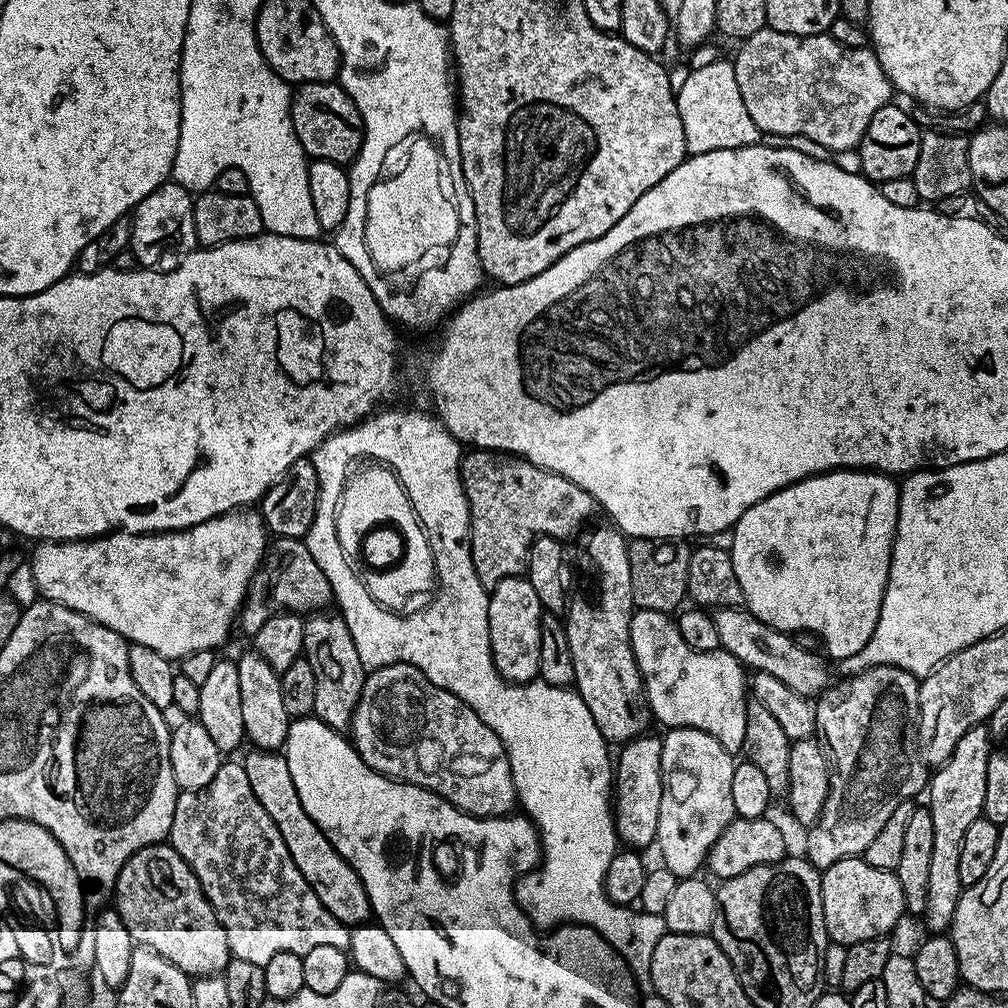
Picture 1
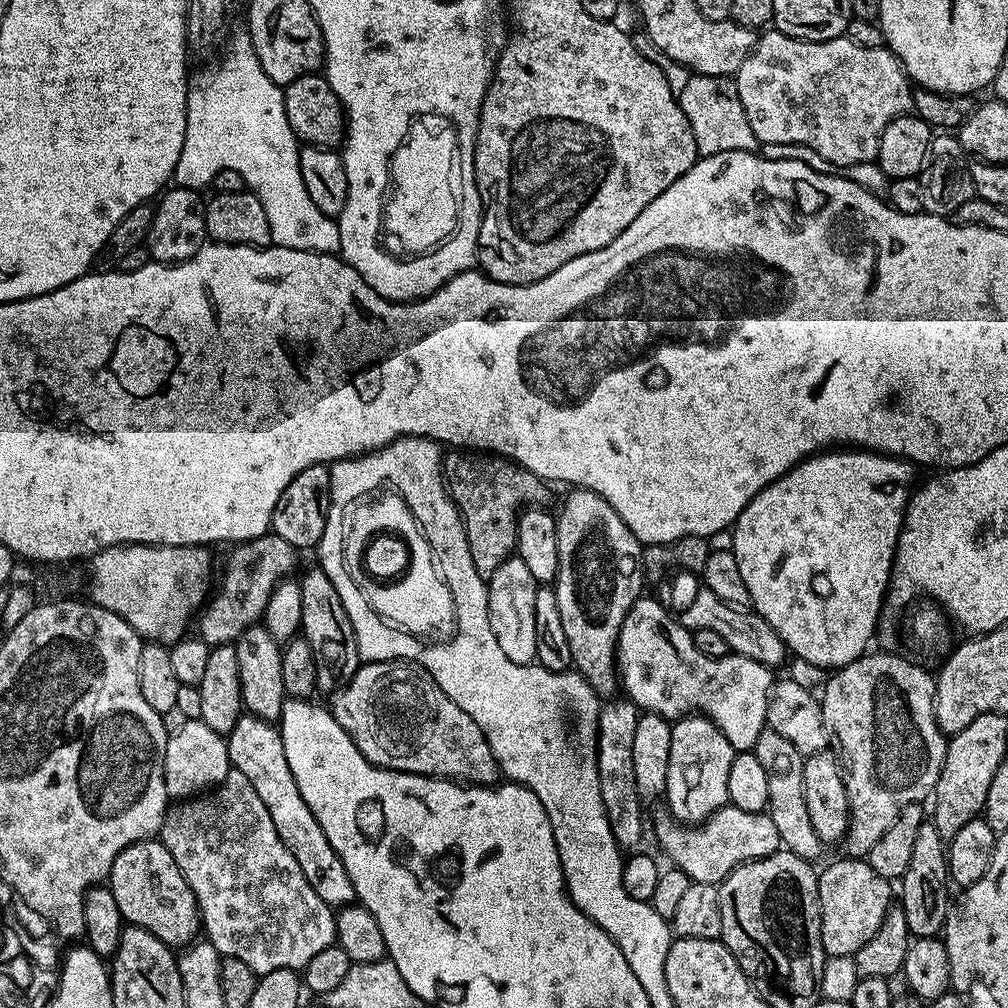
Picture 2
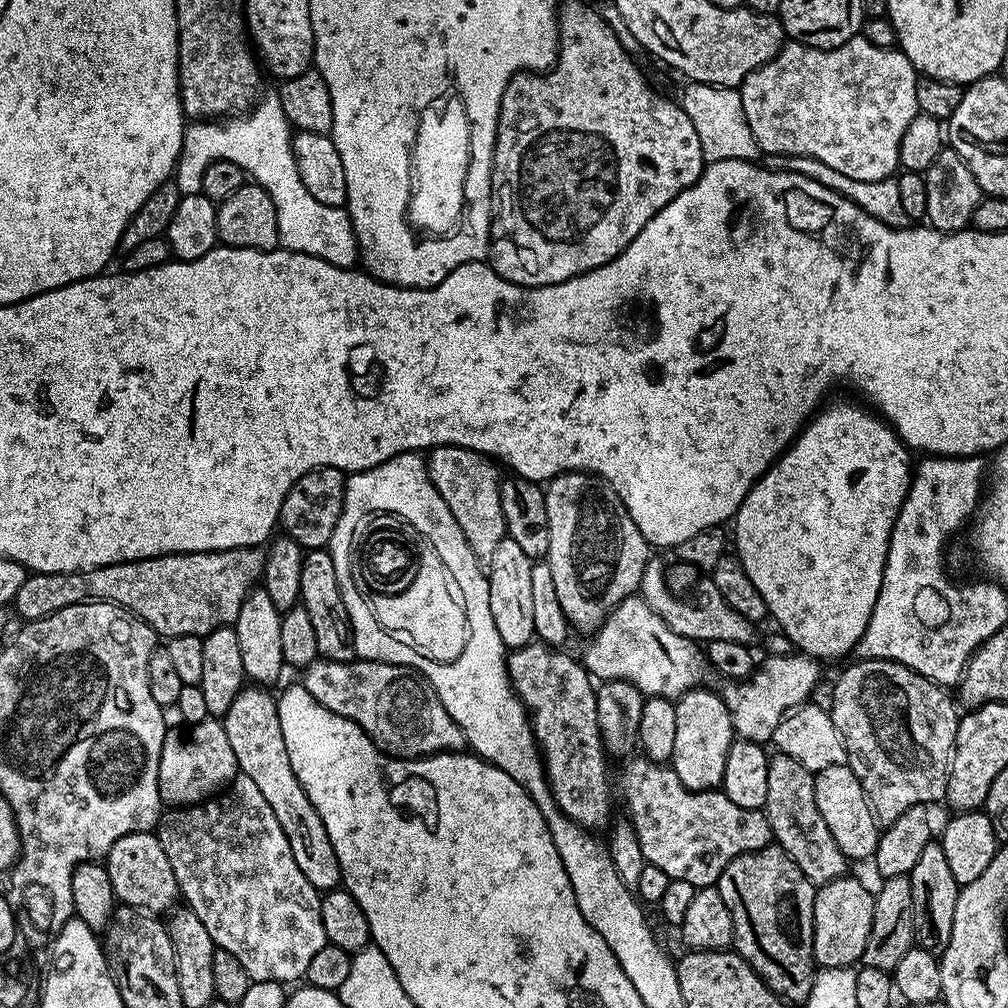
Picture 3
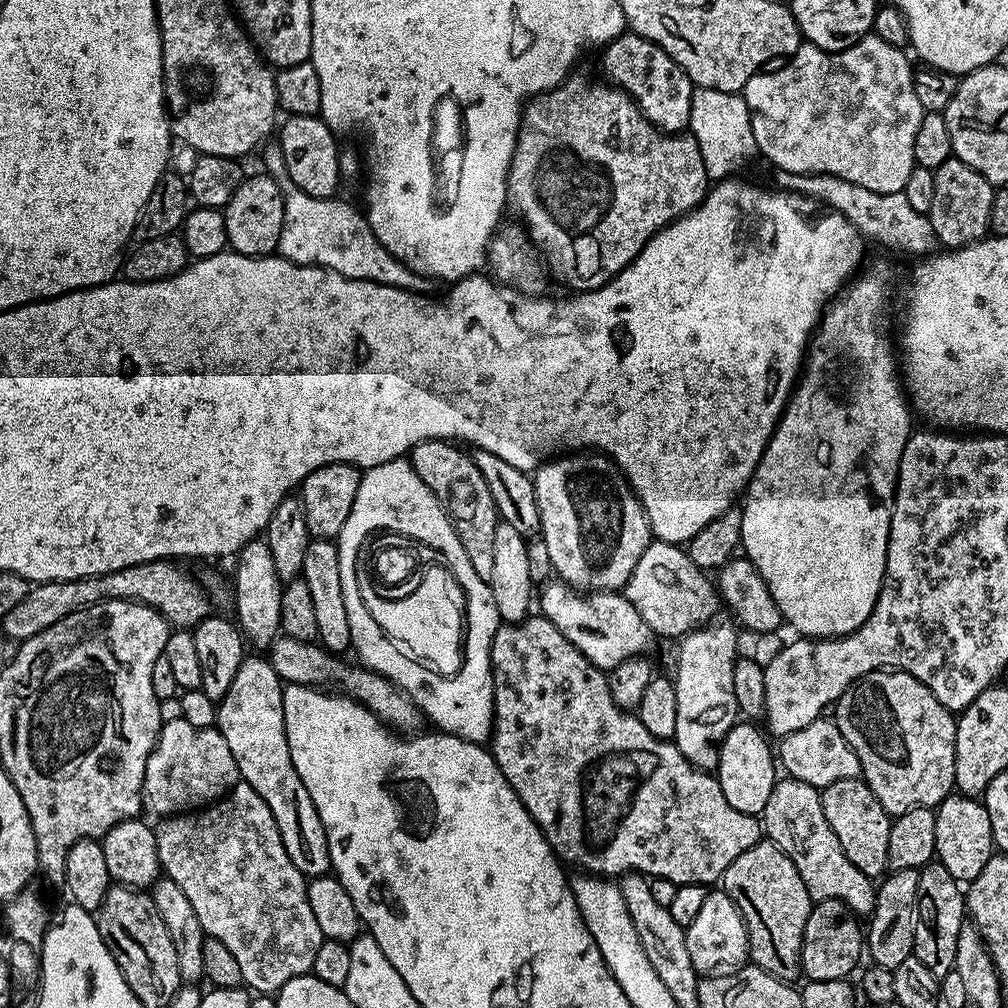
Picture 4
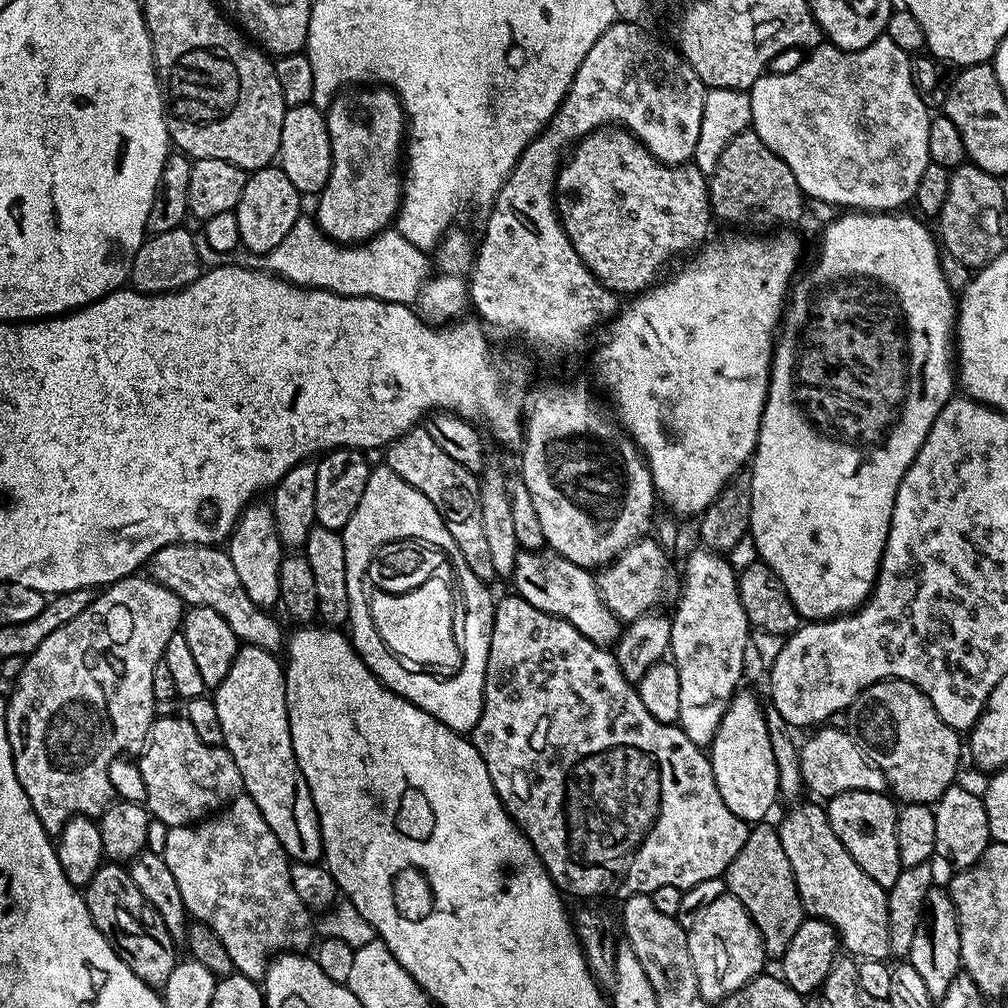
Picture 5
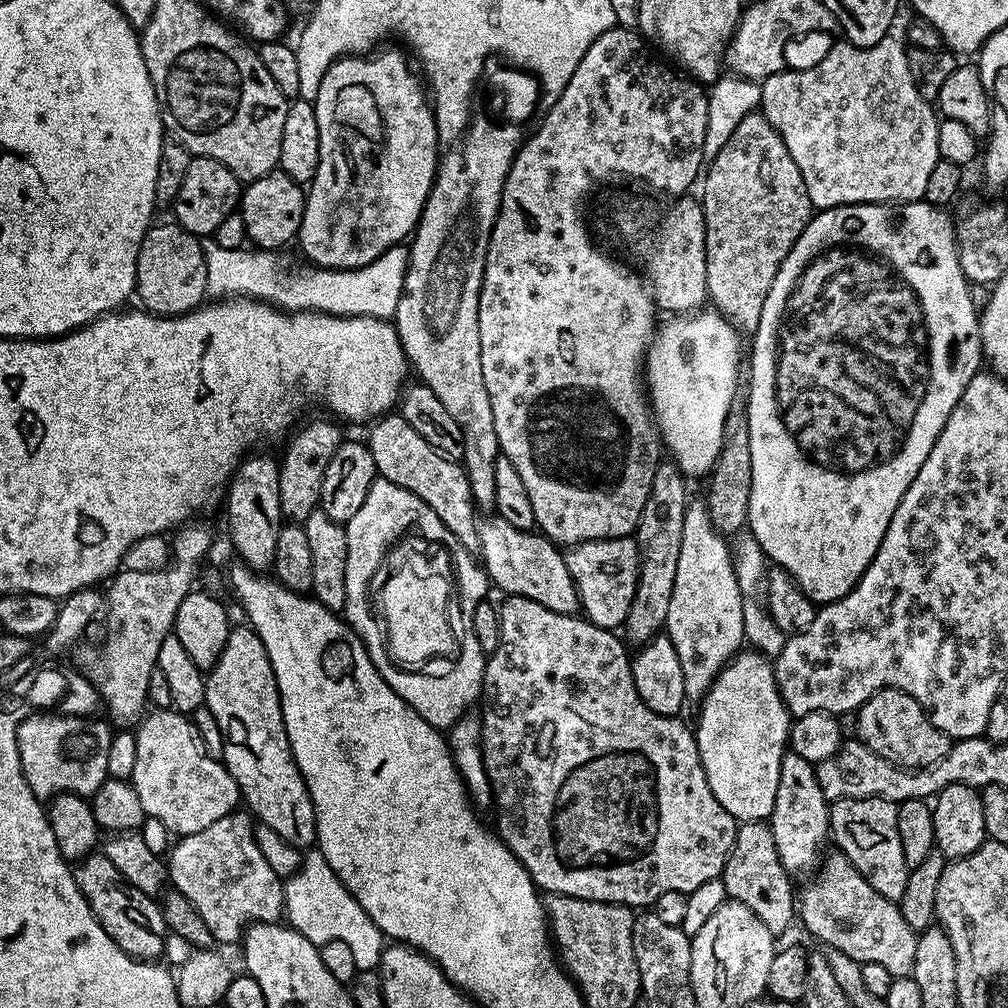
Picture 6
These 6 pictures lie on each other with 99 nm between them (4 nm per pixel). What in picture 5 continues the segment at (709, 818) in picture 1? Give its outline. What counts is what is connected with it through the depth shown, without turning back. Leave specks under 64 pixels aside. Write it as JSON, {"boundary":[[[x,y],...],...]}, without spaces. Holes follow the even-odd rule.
{"boundary":[[[696,546],[684,564],[684,589],[680,592],[676,612],[671,613],[670,660],[676,665],[680,683],[678,727],[686,734],[686,738],[690,738],[690,742],[701,746],[711,745],[714,734],[718,734],[718,726],[730,706],[732,697],[741,687],[744,651],[747,653],[750,648],[750,625],[746,618],[746,610],[742,610],[742,600],[738,598],[736,586],[738,572],[724,560],[727,559],[721,553]]]}

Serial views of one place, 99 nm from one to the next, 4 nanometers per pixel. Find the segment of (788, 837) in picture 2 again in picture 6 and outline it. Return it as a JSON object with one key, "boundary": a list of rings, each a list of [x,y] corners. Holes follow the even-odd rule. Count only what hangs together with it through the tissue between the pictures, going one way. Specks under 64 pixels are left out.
{"boundary":[[[832,850],[820,861],[820,867],[807,881],[808,885],[798,896],[798,920],[804,923],[804,928],[816,940],[821,940],[821,945],[842,950],[850,958],[854,958],[859,964],[878,962],[878,966],[886,966],[892,977],[911,976],[914,966],[914,950],[918,934],[910,926],[906,926],[906,918],[902,918],[900,905],[897,901],[882,898],[862,874],[858,874],[856,867],[839,850]]]}

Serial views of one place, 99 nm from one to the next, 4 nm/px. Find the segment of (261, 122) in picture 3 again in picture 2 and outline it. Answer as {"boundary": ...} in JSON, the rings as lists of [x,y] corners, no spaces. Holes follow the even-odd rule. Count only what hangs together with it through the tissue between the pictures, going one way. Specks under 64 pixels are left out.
{"boundary":[[[247,30],[233,31],[227,41],[227,48],[228,53],[221,58],[220,64],[202,69],[197,76],[195,73],[191,81],[186,110],[186,134],[182,142],[182,154],[178,154],[175,183],[182,188],[204,190],[204,187],[207,189],[211,185],[218,170],[238,170],[238,174],[242,174],[247,191],[255,194],[258,202],[262,202],[262,210],[266,210],[272,244],[275,247],[339,253],[339,223],[333,217],[322,214],[322,210],[314,206],[310,194],[306,194],[300,169],[301,145],[290,130],[290,122],[286,122],[283,87],[276,84],[274,78],[266,74],[266,70],[262,70],[262,62],[258,62],[258,54]]]}

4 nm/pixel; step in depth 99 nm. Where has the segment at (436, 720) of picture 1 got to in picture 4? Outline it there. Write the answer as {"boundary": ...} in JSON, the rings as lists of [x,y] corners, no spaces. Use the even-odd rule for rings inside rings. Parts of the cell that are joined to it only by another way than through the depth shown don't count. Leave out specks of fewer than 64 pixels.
{"boundary":[[[281,634],[272,641],[267,649],[266,659],[274,666],[274,670],[280,675],[285,685],[332,686],[328,684],[337,684],[340,687],[337,689],[343,695],[366,706],[389,728],[401,734],[416,734],[421,731],[421,710],[401,688],[394,686],[394,682],[390,682],[382,674],[371,672],[370,669],[357,666],[355,663],[354,665],[347,664],[344,658],[329,652],[319,643],[298,642],[296,638]]]}

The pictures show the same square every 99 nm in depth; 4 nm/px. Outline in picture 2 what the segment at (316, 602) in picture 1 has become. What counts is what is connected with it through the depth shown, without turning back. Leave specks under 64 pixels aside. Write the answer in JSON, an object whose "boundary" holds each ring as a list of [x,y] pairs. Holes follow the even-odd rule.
{"boundary":[[[274,534],[245,540],[233,548],[236,549],[229,554],[228,561],[224,564],[224,573],[221,576],[219,573],[218,583],[210,599],[199,609],[198,619],[194,624],[200,639],[213,646],[235,645],[236,639],[247,628],[259,625],[274,586],[295,573],[292,571],[296,568],[298,549]]]}

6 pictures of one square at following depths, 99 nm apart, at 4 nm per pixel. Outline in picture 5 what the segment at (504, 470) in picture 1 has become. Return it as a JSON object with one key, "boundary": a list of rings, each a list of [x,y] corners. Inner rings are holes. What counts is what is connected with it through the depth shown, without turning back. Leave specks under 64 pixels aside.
{"boundary":[[[417,426],[402,434],[386,449],[386,466],[402,478],[402,482],[410,482],[414,490],[422,490],[430,502],[442,514],[446,522],[446,530],[450,530],[450,538],[454,538],[454,546],[466,558],[466,566],[478,574],[486,582],[497,579],[494,561],[490,555],[488,539],[482,527],[482,502],[480,501],[480,482],[477,473],[466,470],[462,462],[454,462],[450,454],[446,454],[436,445],[434,438],[426,434],[422,426]]]}

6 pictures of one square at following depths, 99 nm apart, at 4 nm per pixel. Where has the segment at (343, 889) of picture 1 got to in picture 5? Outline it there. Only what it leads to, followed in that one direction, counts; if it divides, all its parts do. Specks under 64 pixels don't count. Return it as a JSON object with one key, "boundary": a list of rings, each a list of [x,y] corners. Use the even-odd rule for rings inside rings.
{"boundary":[[[241,647],[240,653],[234,658],[234,666],[230,666],[230,674],[226,674],[224,681],[214,689],[218,722],[222,722],[223,747],[228,749],[242,774],[244,792],[256,803],[258,810],[262,810],[266,826],[274,830],[274,838],[278,838],[284,853],[297,864],[315,864],[323,857],[324,843],[310,786],[306,786],[306,778],[294,754],[290,738],[284,670],[281,661],[278,662],[276,659],[273,653],[261,648]]]}

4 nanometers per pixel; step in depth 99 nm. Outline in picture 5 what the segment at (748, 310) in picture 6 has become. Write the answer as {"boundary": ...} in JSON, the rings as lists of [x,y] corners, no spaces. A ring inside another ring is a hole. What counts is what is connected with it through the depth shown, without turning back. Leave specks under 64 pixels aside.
{"boundary":[[[751,130],[737,134],[722,150],[717,165],[708,176],[708,198],[712,201],[713,217],[728,224],[792,226],[806,212],[806,197],[798,182],[794,182],[790,166],[786,166],[786,162],[782,162],[782,158]]]}

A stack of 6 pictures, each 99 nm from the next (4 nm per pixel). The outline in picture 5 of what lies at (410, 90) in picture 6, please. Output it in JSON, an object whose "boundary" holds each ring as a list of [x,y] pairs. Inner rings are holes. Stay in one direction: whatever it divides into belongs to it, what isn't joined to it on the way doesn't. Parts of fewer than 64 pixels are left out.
{"boundary":[[[364,86],[359,90],[344,90],[337,95],[336,99],[328,105],[326,109],[328,117],[328,133],[330,134],[330,150],[332,151],[332,165],[330,166],[330,178],[326,186],[318,194],[315,201],[316,212],[314,219],[324,234],[335,240],[337,244],[359,244],[384,231],[395,221],[396,213],[400,211],[400,197],[402,195],[402,149],[406,144],[406,121],[404,118],[404,107],[400,104],[400,99],[396,97],[395,92],[387,86]]]}

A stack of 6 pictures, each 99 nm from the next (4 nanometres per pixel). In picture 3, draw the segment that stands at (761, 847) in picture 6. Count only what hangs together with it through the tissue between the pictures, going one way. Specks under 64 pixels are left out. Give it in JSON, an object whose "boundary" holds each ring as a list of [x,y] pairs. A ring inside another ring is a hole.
{"boundary":[[[769,846],[757,852],[747,852],[726,870],[722,870],[718,881],[722,894],[722,902],[726,902],[726,910],[730,910],[730,918],[734,922],[734,950],[760,975],[762,982],[774,995],[788,1001],[789,1005],[803,1005],[810,994],[810,986],[814,986],[814,978],[818,965],[814,956],[814,910],[817,885],[811,884],[798,870],[796,863],[778,846]]]}

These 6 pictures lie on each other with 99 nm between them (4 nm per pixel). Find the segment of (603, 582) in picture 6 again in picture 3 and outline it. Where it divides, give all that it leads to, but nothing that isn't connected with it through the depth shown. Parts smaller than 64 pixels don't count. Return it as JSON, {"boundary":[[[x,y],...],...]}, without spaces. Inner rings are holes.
{"boundary":[[[656,558],[649,559],[646,570],[642,574],[642,582],[638,589],[639,595],[643,596],[644,601],[674,630],[674,634],[682,634],[687,640],[697,642],[707,642],[717,640],[718,642],[738,642],[739,644],[751,645],[752,639],[756,636],[757,625],[751,620],[742,618],[722,594],[718,594],[718,586],[710,578],[704,578],[704,581],[696,588],[696,593],[689,600],[679,600],[672,593],[672,588],[668,585],[668,576],[664,573],[664,564]]]}

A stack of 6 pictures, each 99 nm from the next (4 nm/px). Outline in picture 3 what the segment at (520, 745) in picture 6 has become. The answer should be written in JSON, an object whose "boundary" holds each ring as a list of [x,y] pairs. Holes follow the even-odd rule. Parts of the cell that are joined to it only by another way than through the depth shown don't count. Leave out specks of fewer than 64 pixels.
{"boundary":[[[533,642],[526,646],[522,646],[521,648],[513,648],[506,656],[508,680],[512,684],[513,693],[519,696],[520,701],[523,702],[530,717],[532,730],[544,762],[544,775],[548,778],[548,789],[552,791],[554,802],[571,818],[571,820],[574,821],[574,823],[581,824],[584,828],[589,830],[597,830],[596,828],[604,827],[604,829],[607,829],[610,824],[610,819],[608,820],[608,763],[610,763],[610,760],[605,753],[604,743],[600,737],[600,731],[598,730],[598,714],[596,713],[596,694],[594,691],[594,684],[590,679],[588,669],[584,667],[583,663],[581,663],[577,657],[575,660],[574,657],[567,656],[566,653],[567,651],[558,648],[549,648],[547,644],[539,642]],[[629,759],[624,768],[627,819],[638,834],[645,861],[658,866],[669,880],[690,882],[697,889],[711,888],[734,858],[773,843],[772,827],[761,809],[737,806],[722,790],[691,792],[670,766],[636,759]]]}

